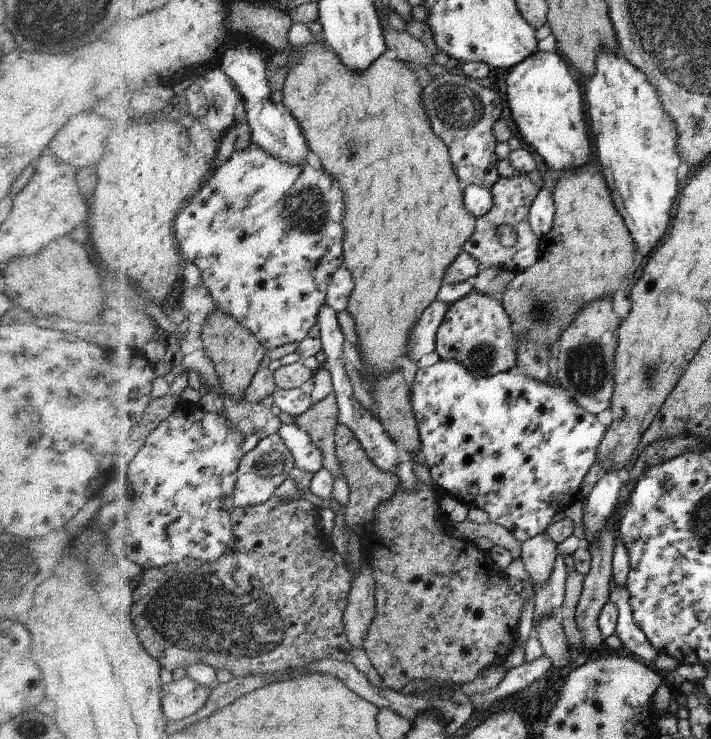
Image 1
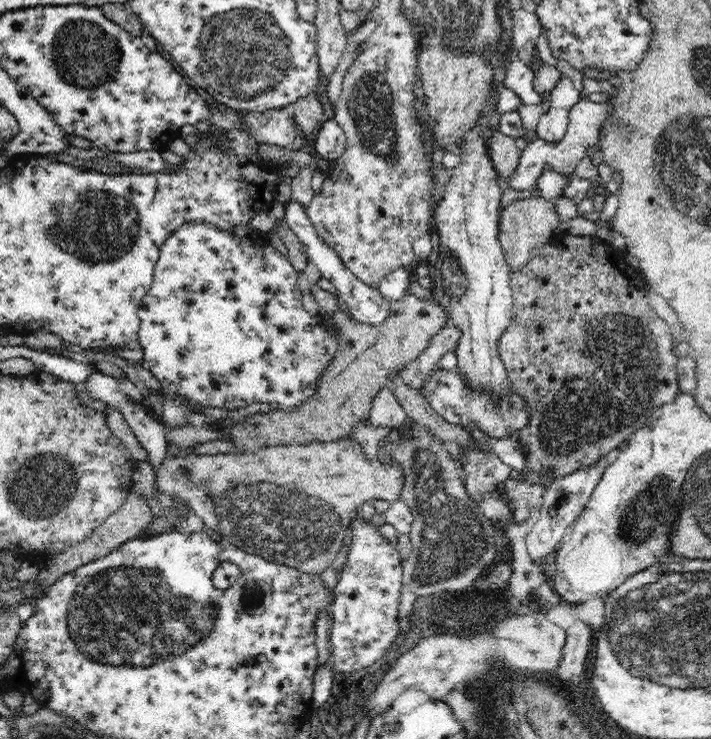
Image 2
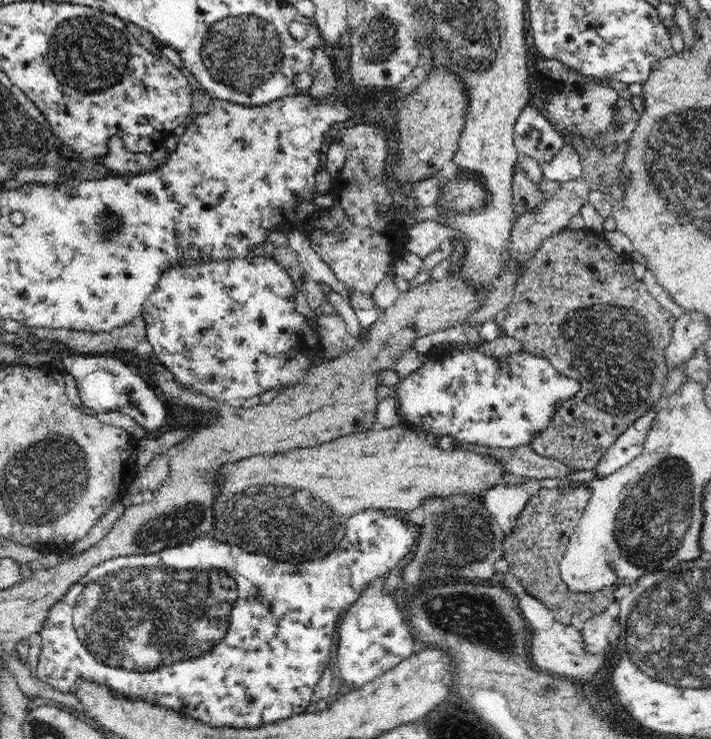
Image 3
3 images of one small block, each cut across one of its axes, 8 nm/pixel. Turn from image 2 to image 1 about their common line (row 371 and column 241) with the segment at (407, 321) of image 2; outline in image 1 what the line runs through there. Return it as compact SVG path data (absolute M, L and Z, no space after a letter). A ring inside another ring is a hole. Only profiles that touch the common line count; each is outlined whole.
M219 309L201 330L201 348L215 363L225 394L236 401L246 399L247 391L260 373L262 360L268 354L267 349L246 326L238 323L233 315Z

